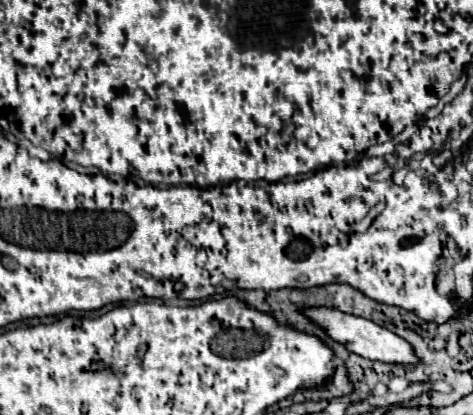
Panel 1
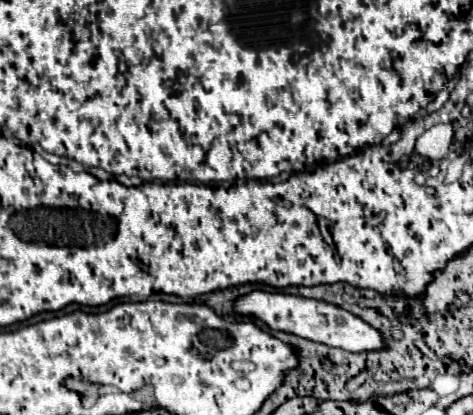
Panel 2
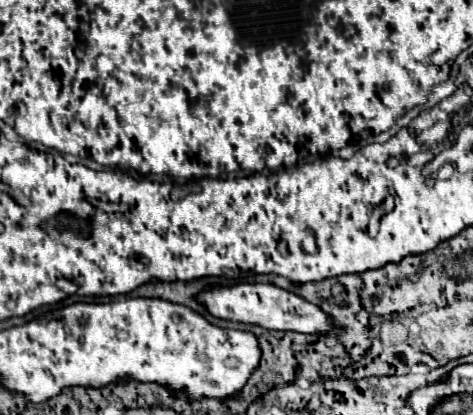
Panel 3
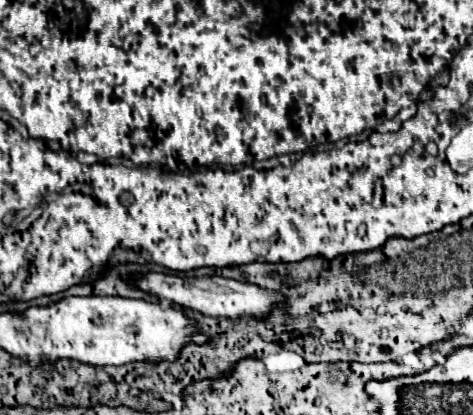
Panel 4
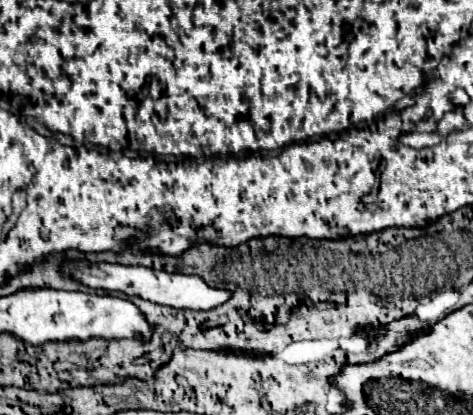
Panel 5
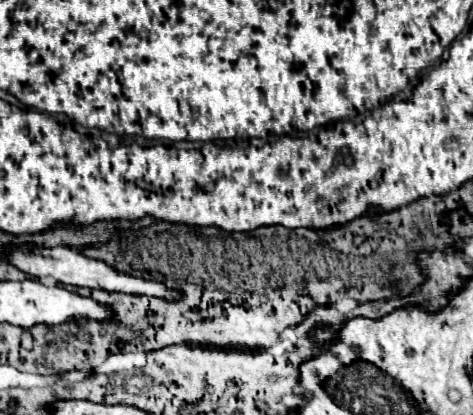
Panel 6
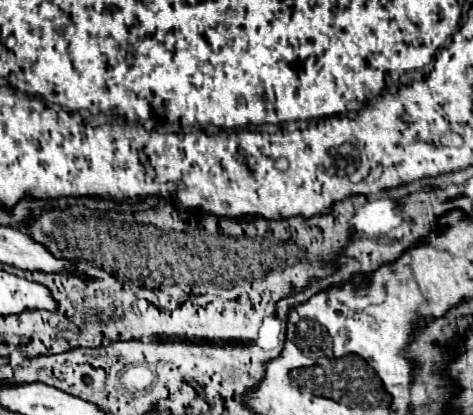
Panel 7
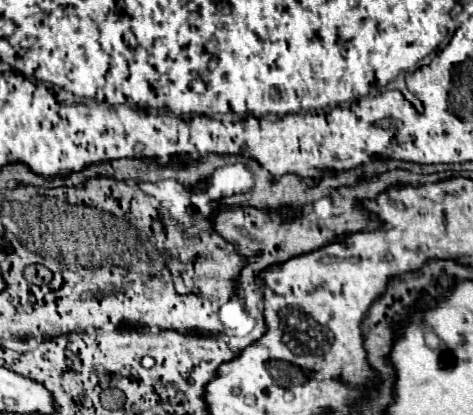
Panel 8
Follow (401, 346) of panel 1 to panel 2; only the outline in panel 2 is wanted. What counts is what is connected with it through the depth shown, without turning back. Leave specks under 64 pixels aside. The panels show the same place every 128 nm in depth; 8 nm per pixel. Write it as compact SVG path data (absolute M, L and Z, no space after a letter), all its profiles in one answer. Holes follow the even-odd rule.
M256 290L252 294L238 298L234 304L234 310L238 314L260 318L272 330L290 332L290 334L296 334L314 342L322 342L326 346L336 346L348 352L376 352L376 350L386 348L384 338L376 328L366 324L362 318L350 314L348 310L328 304L328 302L310 300L302 296L292 296L292 294L268 294L268 292Z

